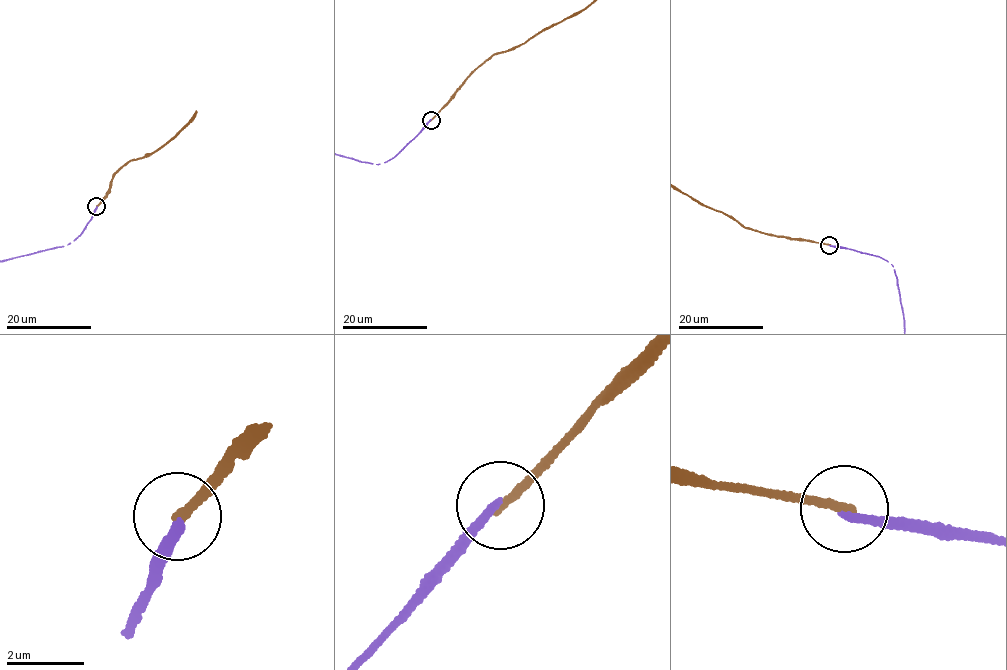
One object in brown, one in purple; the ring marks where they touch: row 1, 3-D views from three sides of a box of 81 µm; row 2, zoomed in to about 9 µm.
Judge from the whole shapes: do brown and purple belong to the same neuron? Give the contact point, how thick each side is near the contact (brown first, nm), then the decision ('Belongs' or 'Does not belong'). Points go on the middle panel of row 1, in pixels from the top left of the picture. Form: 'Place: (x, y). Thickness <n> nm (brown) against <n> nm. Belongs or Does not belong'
Place: (431, 120). Thickness 220 nm (brown) against 220 nm. Does not belong

